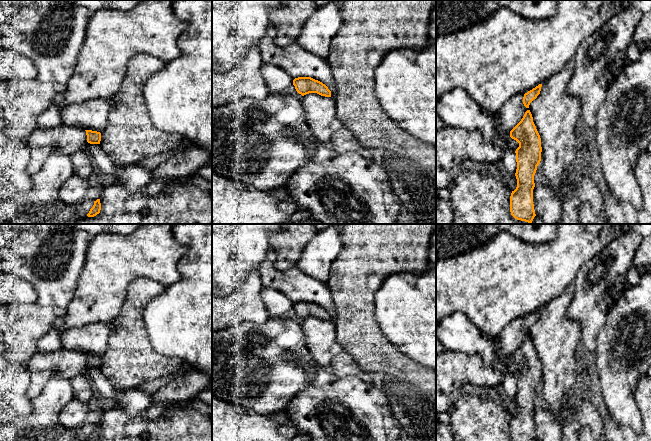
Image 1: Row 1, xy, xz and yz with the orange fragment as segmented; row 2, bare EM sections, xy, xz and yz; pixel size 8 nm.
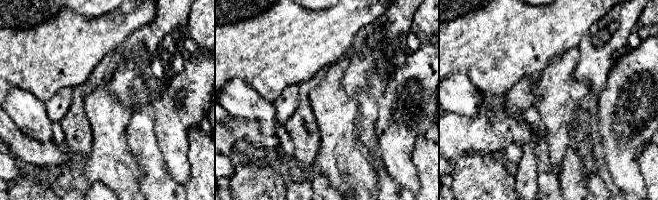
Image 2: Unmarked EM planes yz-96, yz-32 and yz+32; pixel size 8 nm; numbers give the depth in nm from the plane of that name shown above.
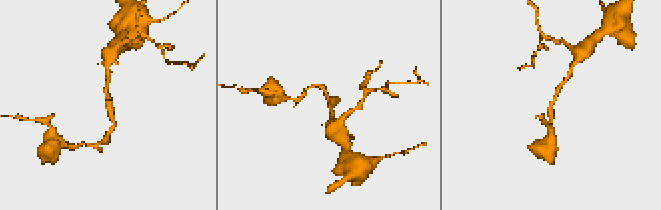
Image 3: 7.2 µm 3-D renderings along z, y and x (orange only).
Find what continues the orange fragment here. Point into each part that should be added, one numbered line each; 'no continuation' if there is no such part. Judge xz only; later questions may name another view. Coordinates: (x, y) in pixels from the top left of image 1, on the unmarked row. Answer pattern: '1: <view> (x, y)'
no continuation

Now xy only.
no continuation

